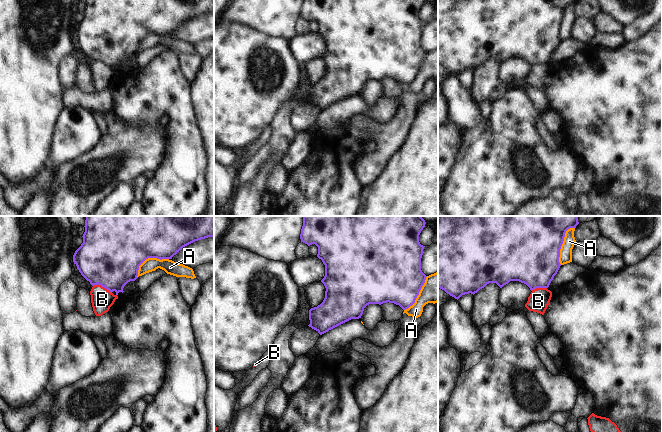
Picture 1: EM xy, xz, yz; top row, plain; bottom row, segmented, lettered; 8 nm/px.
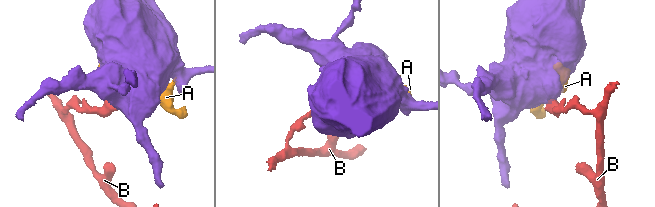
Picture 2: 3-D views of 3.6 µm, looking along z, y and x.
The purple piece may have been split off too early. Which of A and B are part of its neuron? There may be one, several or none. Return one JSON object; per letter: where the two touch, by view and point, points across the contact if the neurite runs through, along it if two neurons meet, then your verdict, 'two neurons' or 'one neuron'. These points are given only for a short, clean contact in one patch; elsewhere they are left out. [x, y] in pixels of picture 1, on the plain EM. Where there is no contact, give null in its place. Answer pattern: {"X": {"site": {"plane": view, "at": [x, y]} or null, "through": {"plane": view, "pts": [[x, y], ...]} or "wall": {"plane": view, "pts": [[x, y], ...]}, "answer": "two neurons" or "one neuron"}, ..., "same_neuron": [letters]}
{"A": {"site": {"plane": "yz", "at": [562, 19]}, "answer": "two neurons"}, "B": {"site": {"plane": "xy", "at": [102, 62]}, "wall": {"plane": "xy", "pts": [[93, 61], [100, 60], [111, 69]]}, "answer": "two neurons"}, "same_neuron": []}

